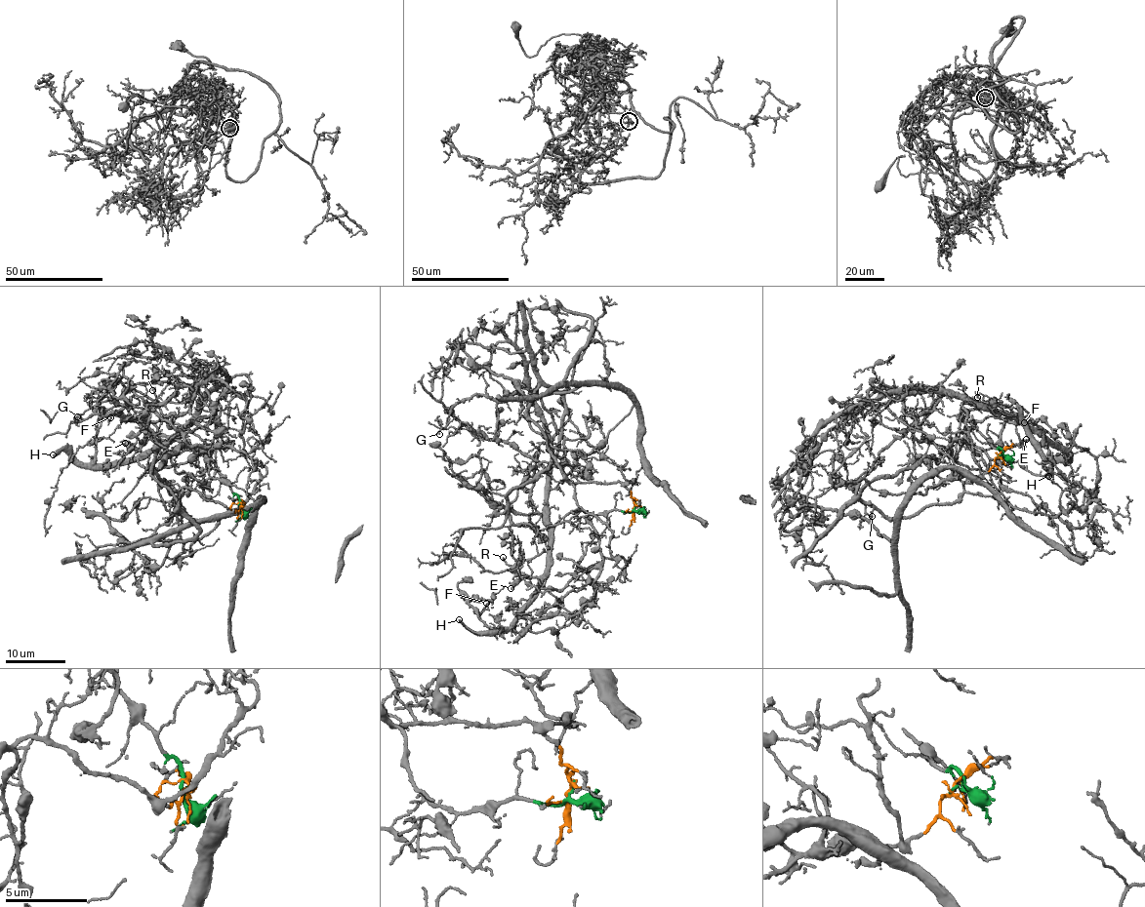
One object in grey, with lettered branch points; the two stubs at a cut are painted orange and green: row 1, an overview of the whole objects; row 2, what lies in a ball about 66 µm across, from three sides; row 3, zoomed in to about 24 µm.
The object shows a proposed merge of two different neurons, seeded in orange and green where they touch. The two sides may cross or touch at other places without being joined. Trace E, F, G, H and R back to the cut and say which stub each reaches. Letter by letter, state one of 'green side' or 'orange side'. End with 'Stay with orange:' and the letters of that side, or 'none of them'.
E: green side
F: green side
G: orange side
H: green side
R: green side
Stay with orange: G

